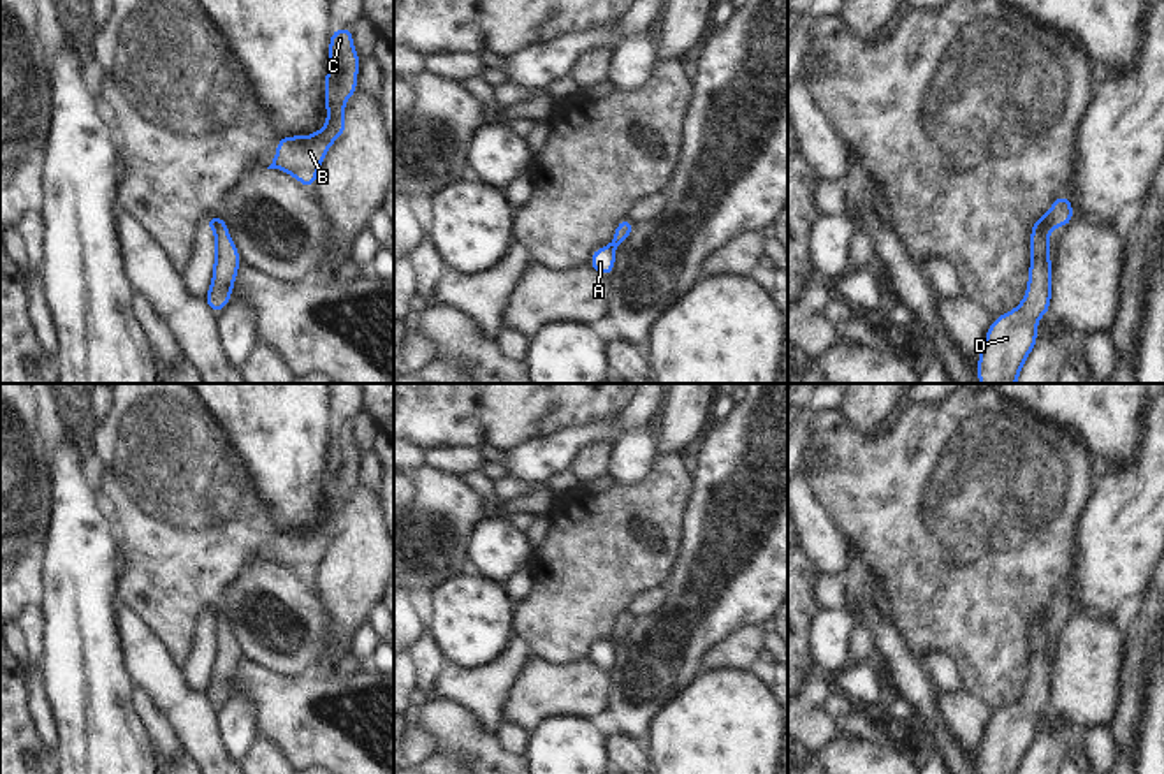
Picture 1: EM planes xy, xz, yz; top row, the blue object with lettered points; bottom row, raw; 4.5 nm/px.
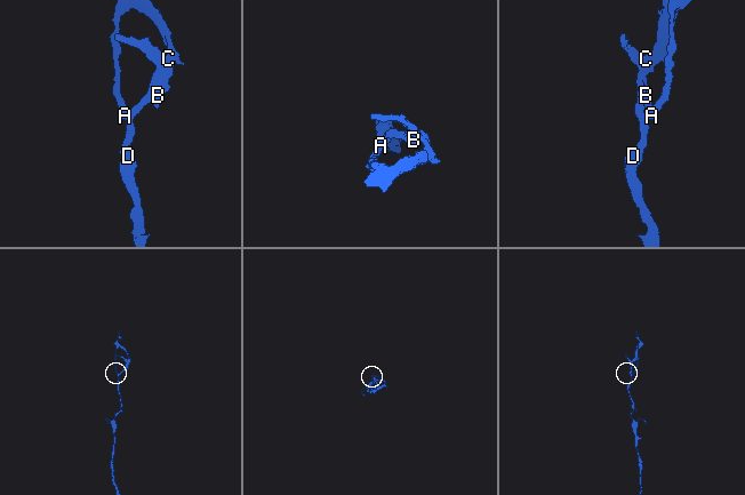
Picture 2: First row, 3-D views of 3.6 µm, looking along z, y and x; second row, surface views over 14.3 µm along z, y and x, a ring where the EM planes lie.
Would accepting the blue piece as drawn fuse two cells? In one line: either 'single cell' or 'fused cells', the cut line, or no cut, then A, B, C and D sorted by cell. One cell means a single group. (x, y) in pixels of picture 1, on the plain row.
fused cells; cut in yz along (1043, 611), (1050, 621); A / B C D

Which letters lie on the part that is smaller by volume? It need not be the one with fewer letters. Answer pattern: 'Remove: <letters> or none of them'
Remove: A

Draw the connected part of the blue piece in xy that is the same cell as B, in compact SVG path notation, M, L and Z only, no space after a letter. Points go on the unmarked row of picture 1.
M352 420L334 422L329 431L325 466L325 508L329 515L311 529L281 529L273 558L267 563L285 565L302 580L313 584L327 544L346 526L345 494L357 482L360 450L353 442Z

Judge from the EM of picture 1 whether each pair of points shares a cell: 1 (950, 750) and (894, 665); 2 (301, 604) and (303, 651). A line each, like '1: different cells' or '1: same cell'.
1: same cell
2: same cell

